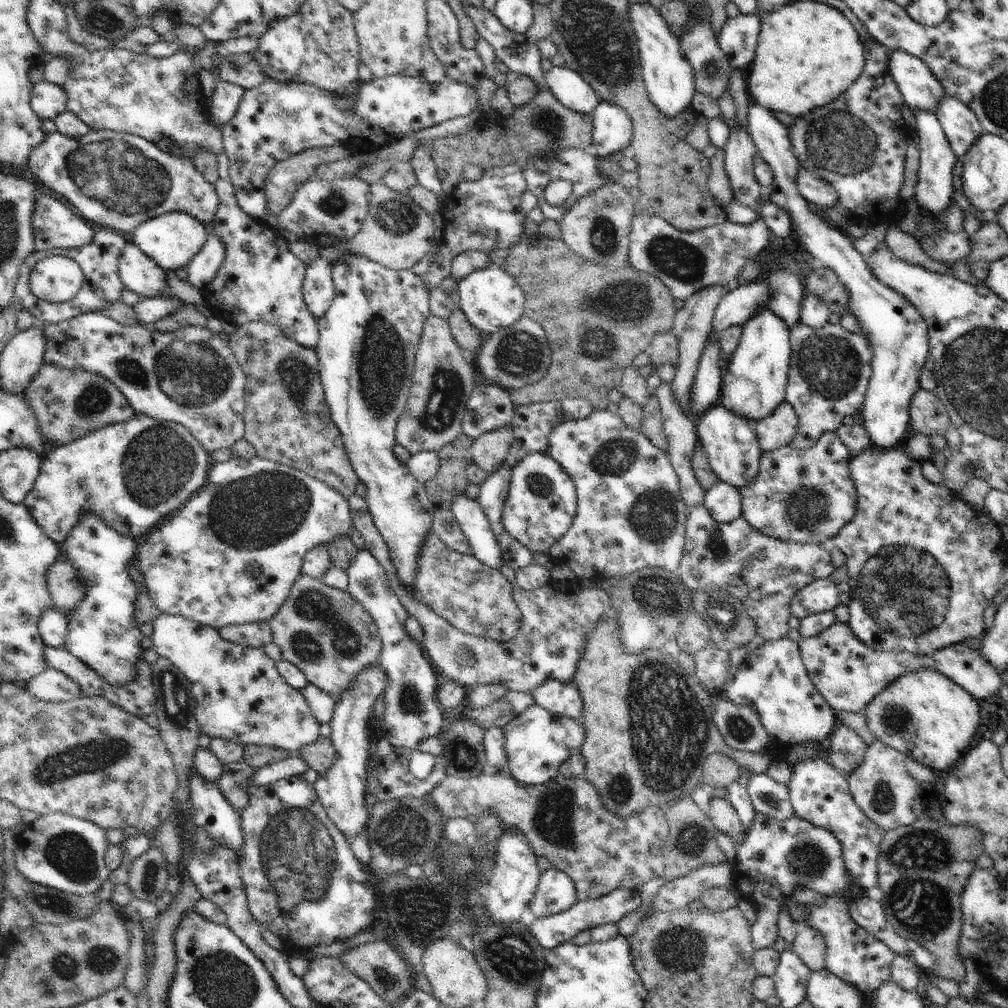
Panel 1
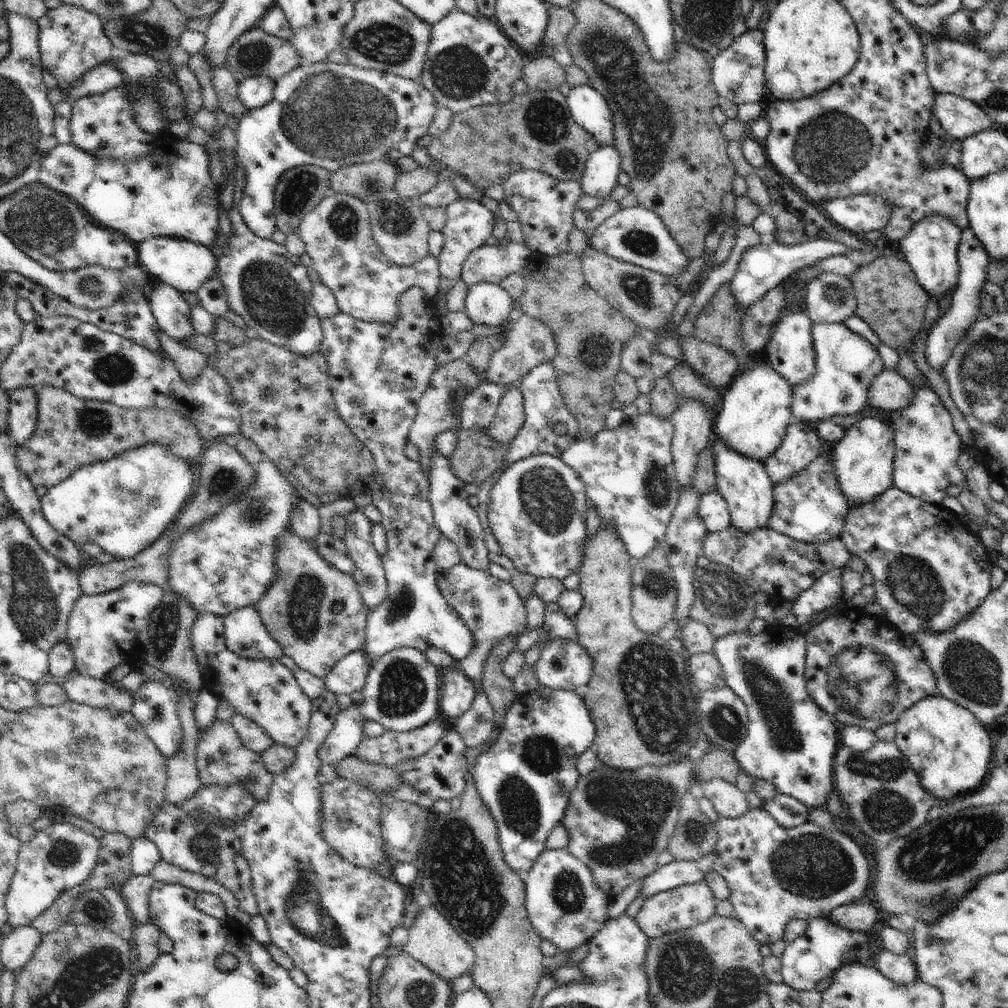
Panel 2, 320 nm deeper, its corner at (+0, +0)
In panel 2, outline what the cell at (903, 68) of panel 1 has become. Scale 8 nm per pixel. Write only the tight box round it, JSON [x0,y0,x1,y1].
[932,93,1000,141]

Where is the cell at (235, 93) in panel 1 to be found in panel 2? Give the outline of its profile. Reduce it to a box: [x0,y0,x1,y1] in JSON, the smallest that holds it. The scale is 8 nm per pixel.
[237,76,275,111]

